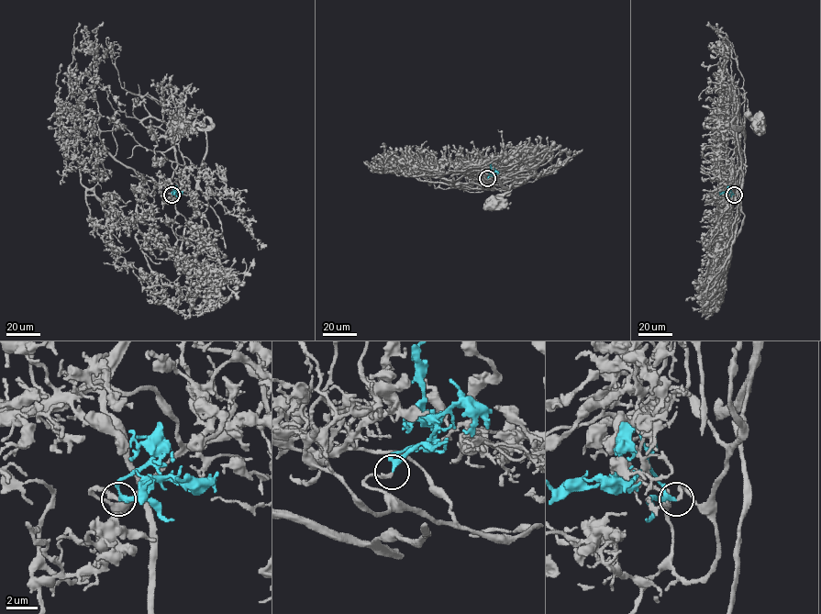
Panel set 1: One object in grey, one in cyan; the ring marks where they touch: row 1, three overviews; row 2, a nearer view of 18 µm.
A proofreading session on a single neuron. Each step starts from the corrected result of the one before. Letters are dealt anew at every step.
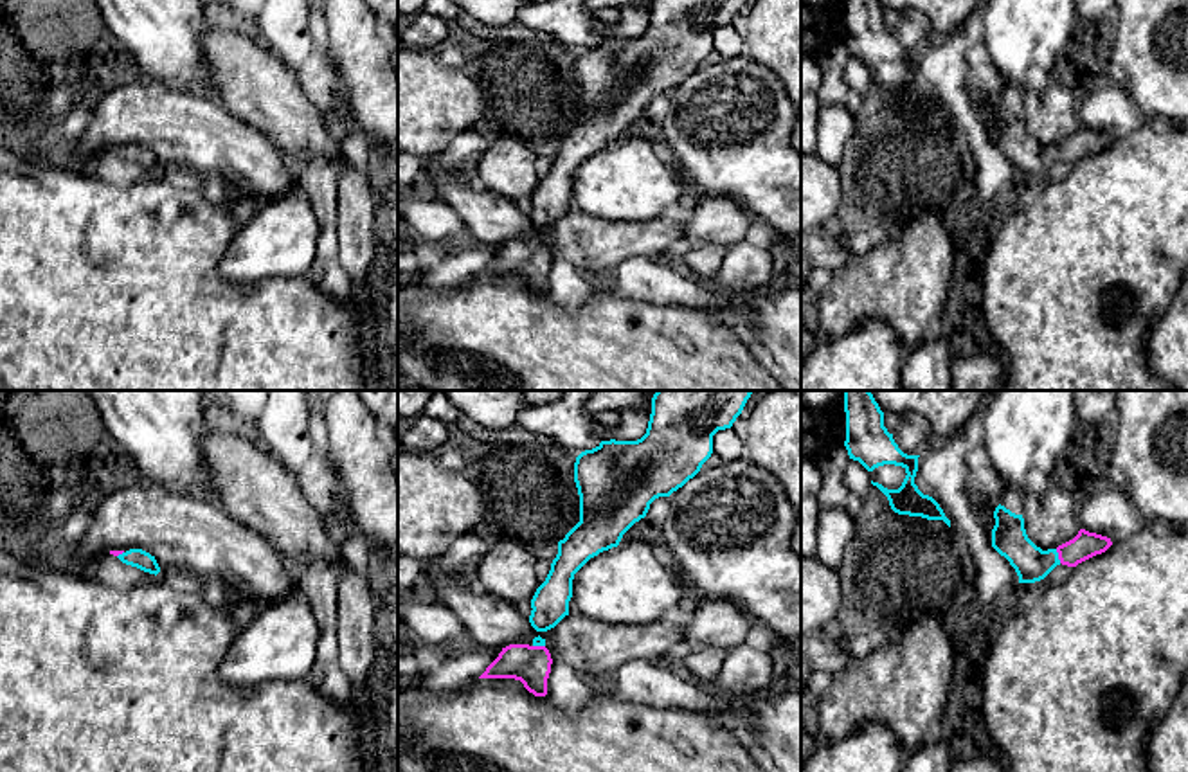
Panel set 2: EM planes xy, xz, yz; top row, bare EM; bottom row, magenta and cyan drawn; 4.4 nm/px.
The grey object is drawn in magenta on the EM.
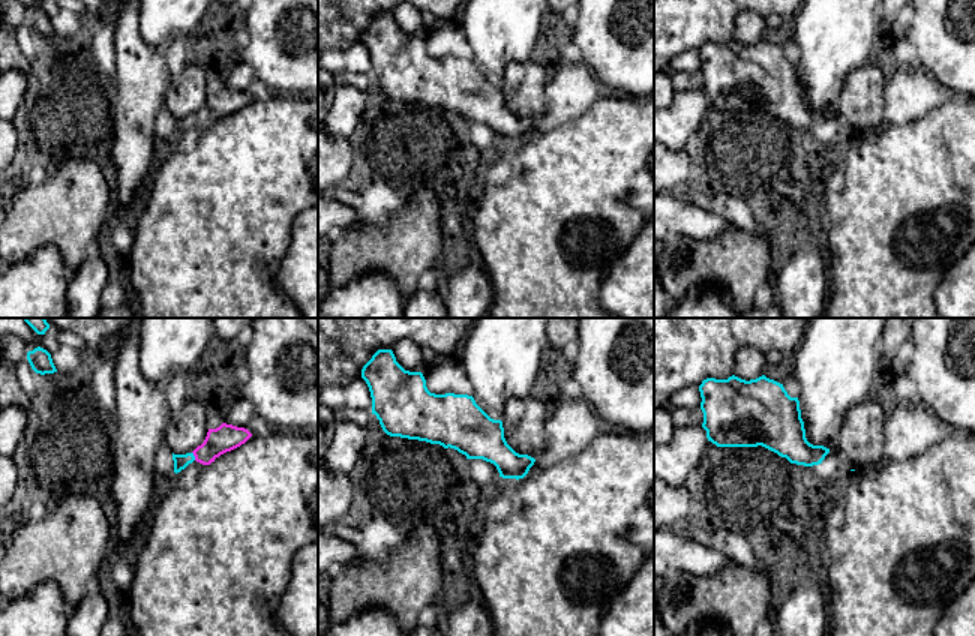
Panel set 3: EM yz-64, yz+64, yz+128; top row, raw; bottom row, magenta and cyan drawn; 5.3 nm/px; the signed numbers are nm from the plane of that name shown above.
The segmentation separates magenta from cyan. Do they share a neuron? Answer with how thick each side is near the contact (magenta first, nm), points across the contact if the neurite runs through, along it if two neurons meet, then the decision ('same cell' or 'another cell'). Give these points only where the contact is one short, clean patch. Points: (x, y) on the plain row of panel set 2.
calibres 120 and 160 nm; way yz (1084, 143), (1059, 153), (1028, 153), (1008, 134); same cell

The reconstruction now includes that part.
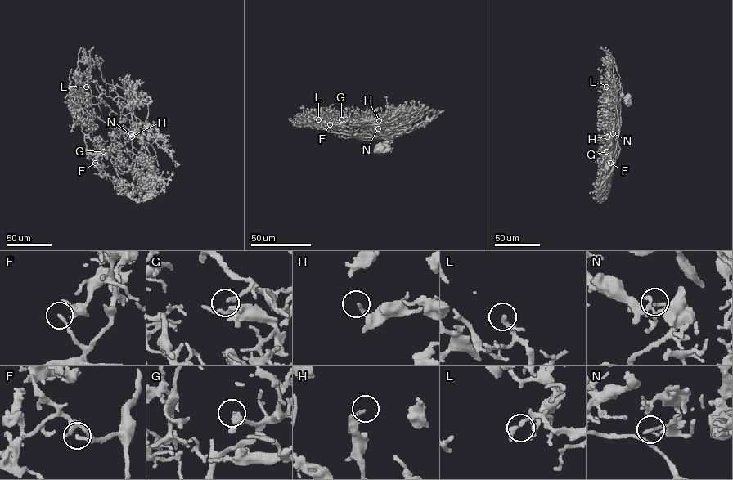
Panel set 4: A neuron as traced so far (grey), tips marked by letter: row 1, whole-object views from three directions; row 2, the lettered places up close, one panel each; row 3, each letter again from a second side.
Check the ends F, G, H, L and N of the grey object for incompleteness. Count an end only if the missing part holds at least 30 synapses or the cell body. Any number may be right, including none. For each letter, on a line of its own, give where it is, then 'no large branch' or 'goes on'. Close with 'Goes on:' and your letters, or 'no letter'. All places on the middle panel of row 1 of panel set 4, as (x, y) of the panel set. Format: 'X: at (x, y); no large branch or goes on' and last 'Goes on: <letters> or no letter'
F: at (330, 124); goes on
G: at (341, 119); goes on
H: at (379, 120); no large branch
L: at (318, 119); goes on
N: at (378, 128); no large branch
Goes on: F, G, L

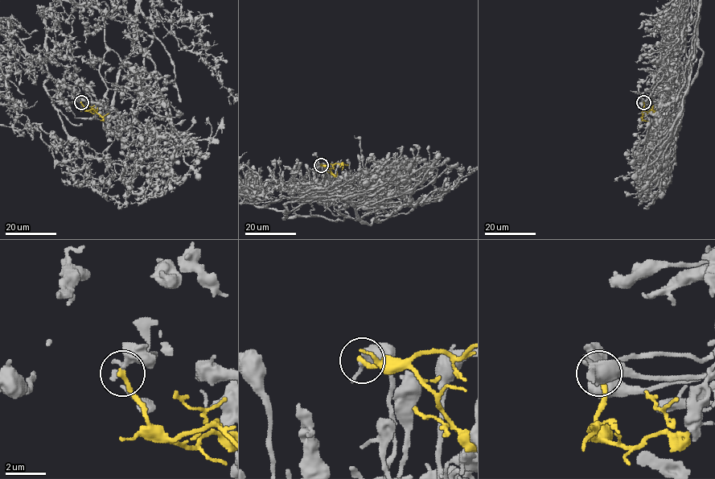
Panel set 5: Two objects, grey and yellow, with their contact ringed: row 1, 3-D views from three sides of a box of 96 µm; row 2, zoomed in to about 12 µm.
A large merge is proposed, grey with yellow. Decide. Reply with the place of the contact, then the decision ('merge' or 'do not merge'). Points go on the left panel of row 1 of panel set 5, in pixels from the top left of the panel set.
at (81, 102); do not merge

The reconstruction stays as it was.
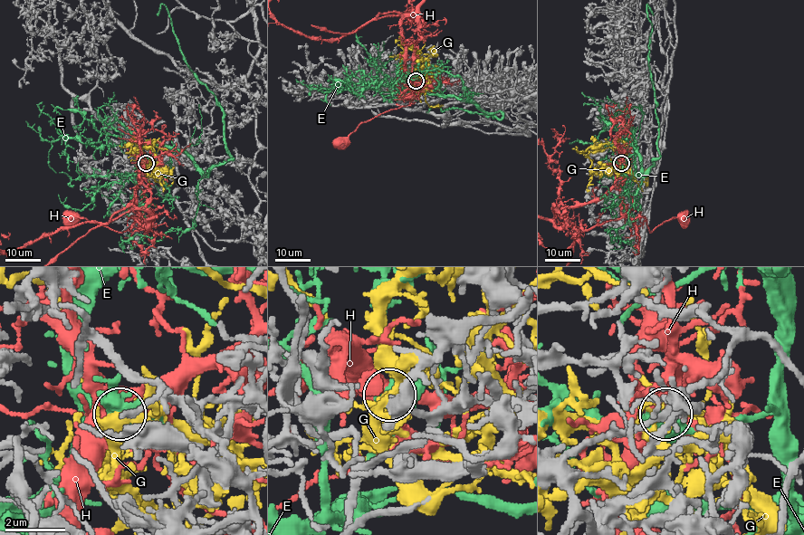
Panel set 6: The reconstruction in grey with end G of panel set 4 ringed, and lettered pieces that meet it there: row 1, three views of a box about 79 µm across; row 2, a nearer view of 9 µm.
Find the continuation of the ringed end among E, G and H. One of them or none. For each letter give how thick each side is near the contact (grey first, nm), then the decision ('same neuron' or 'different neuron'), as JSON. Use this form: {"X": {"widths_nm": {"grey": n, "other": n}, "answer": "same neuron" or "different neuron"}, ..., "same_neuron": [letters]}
{"E": {"widths_nm": {"grey": 260, "other": 500}, "answer": "different neuron"}, "G": {"widths_nm": {"grey": 240, "other": 500}, "answer": "different neuron"}, "H": {"widths_nm": {"grey": 240, "other": 440}, "answer": "different neuron"}, "same_neuron": []}

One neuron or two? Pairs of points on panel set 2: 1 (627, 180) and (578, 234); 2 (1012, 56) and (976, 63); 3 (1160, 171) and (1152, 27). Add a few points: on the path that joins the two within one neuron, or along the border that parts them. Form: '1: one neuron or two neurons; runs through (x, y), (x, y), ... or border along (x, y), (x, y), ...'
1: two neurons; border along (584, 211), (607, 220), (636, 222)
2: two neurons; border along (974, 26), (989, 62), (1016, 87)
3: two neurons; border along (1149, 117), (1169, 123)

